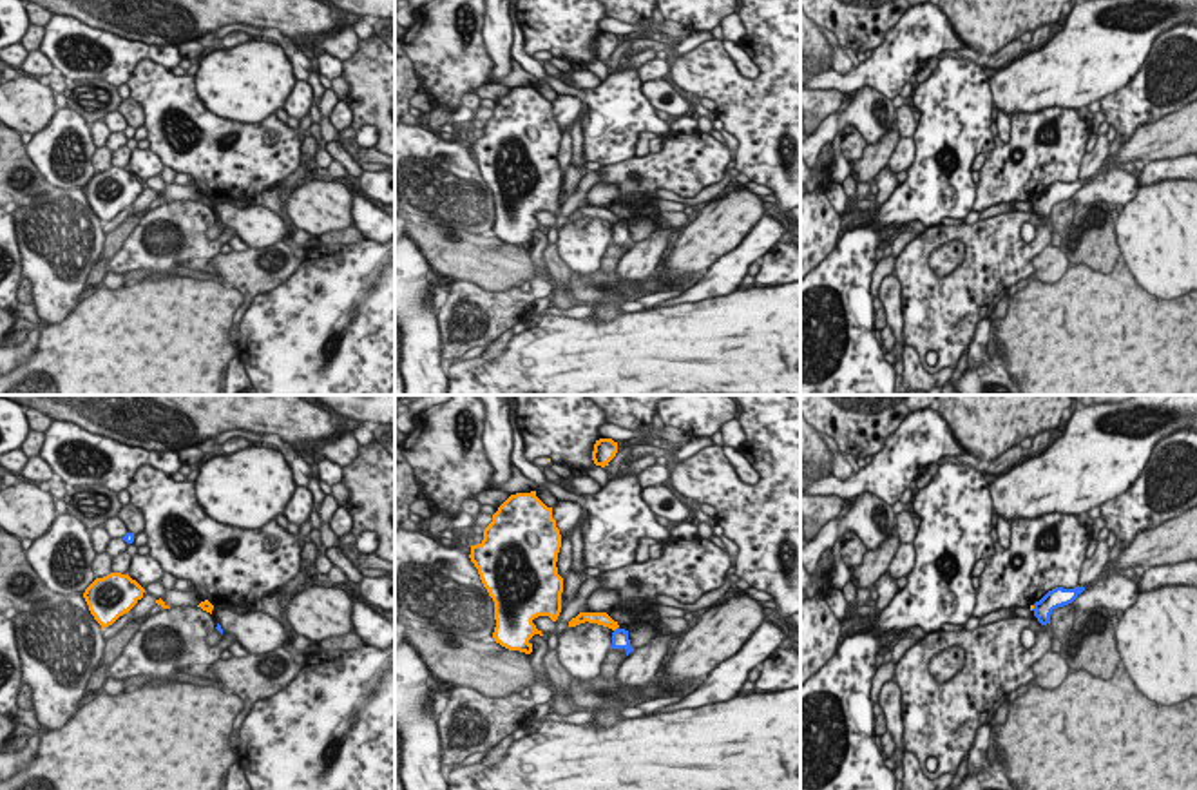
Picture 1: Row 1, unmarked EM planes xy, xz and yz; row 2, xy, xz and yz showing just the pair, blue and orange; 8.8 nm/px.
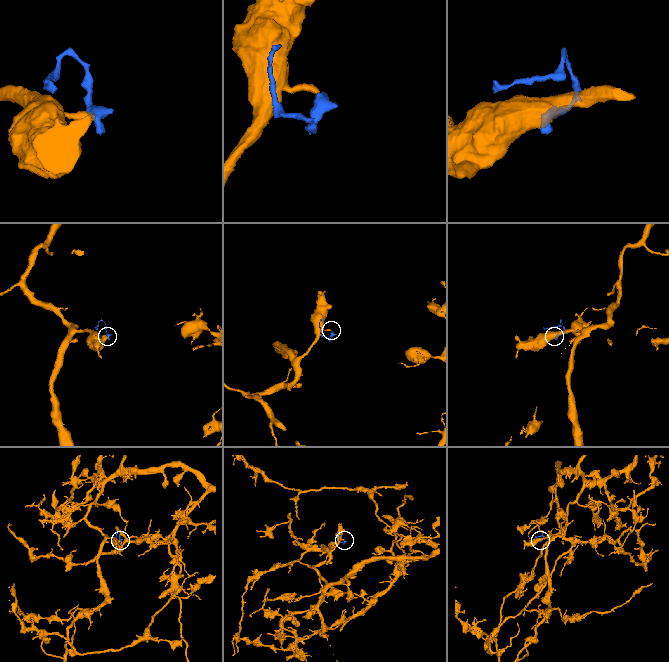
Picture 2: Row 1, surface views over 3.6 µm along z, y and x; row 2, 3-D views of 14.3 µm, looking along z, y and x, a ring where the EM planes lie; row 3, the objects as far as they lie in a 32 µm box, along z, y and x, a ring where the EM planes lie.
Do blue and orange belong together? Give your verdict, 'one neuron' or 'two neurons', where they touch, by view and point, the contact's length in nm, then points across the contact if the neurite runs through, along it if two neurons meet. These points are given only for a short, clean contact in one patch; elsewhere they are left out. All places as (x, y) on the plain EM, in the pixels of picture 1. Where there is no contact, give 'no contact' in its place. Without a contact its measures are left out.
two neurons; contact xz (616, 223); length 70 nm; border xz (618, 220), (614, 225)

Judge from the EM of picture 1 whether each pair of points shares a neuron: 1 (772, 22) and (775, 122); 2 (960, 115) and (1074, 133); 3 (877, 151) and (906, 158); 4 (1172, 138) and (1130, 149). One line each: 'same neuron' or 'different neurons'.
1: same neuron
2: different neurons
3: different neurons
4: same neuron

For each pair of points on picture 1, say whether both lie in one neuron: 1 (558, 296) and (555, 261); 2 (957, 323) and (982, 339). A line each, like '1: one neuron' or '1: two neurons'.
1: one neuron
2: two neurons

